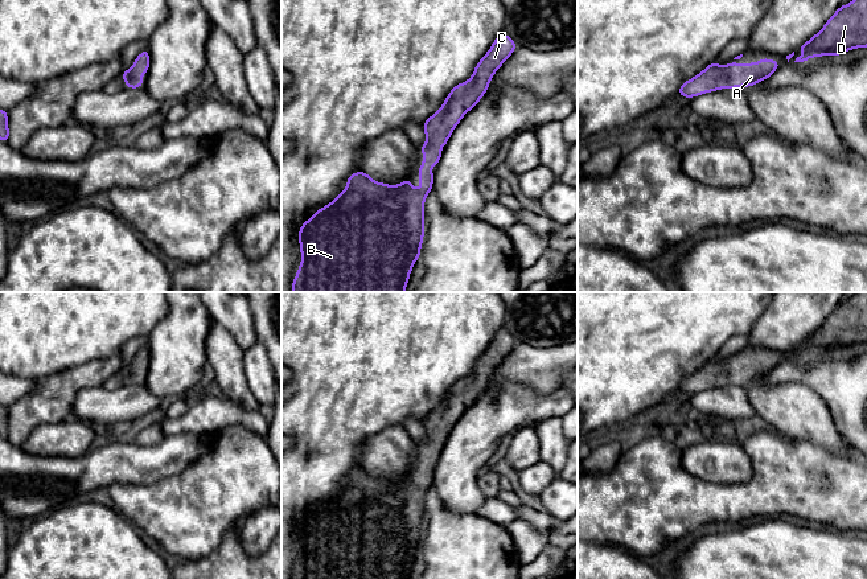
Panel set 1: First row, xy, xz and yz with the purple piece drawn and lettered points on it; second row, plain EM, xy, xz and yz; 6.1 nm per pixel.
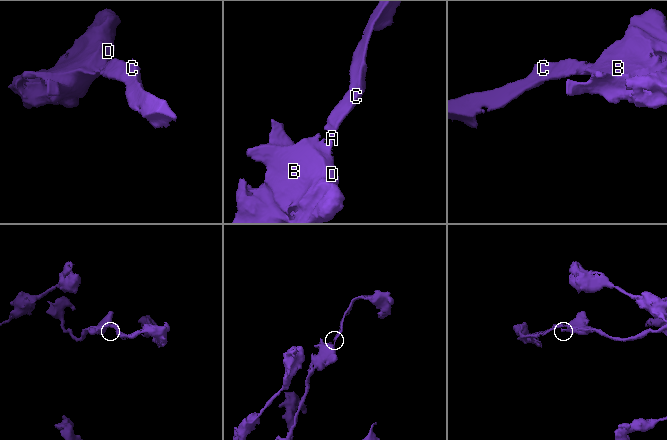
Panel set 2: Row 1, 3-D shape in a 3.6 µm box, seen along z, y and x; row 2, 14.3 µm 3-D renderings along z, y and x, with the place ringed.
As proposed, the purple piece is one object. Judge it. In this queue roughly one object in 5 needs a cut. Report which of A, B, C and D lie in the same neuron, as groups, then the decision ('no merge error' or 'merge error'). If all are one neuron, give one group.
groups A B C D; no merge error

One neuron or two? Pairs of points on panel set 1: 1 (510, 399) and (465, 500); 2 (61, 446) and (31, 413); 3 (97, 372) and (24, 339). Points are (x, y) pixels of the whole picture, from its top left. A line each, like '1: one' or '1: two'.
1: one
2: two
3: two

